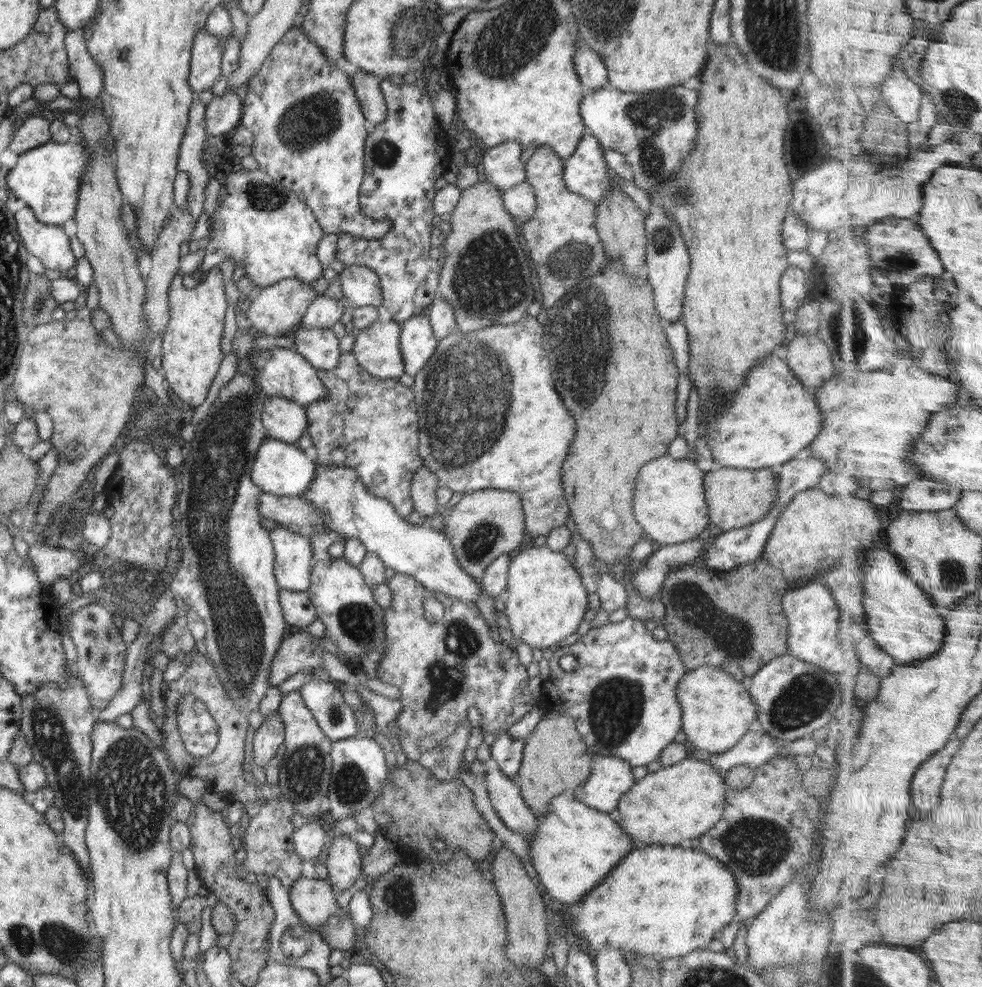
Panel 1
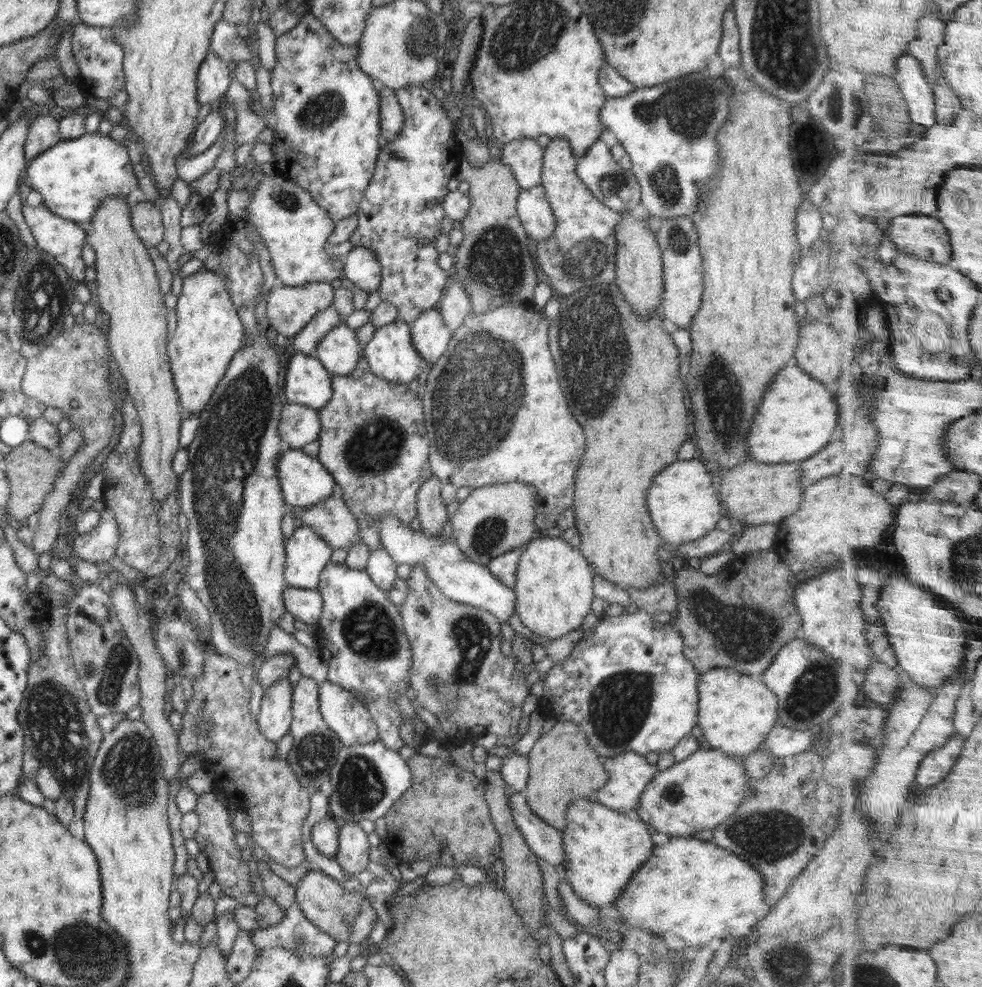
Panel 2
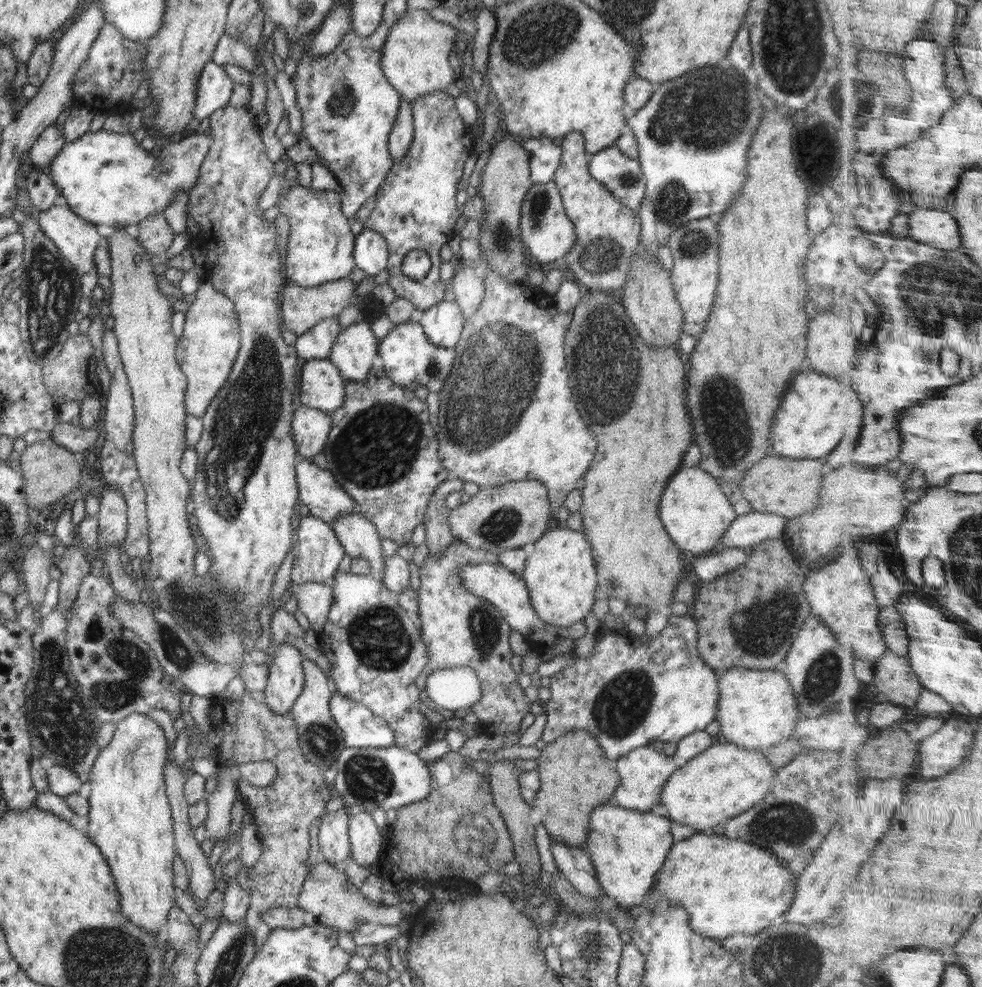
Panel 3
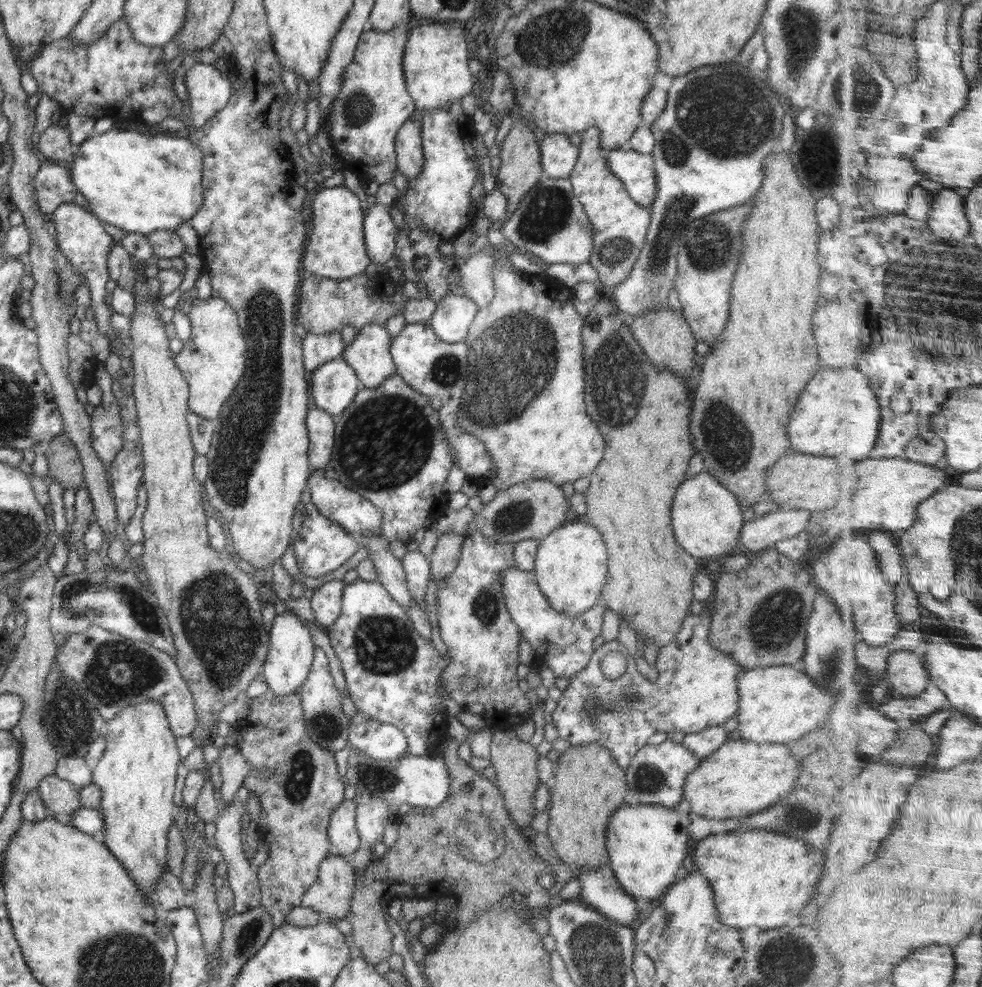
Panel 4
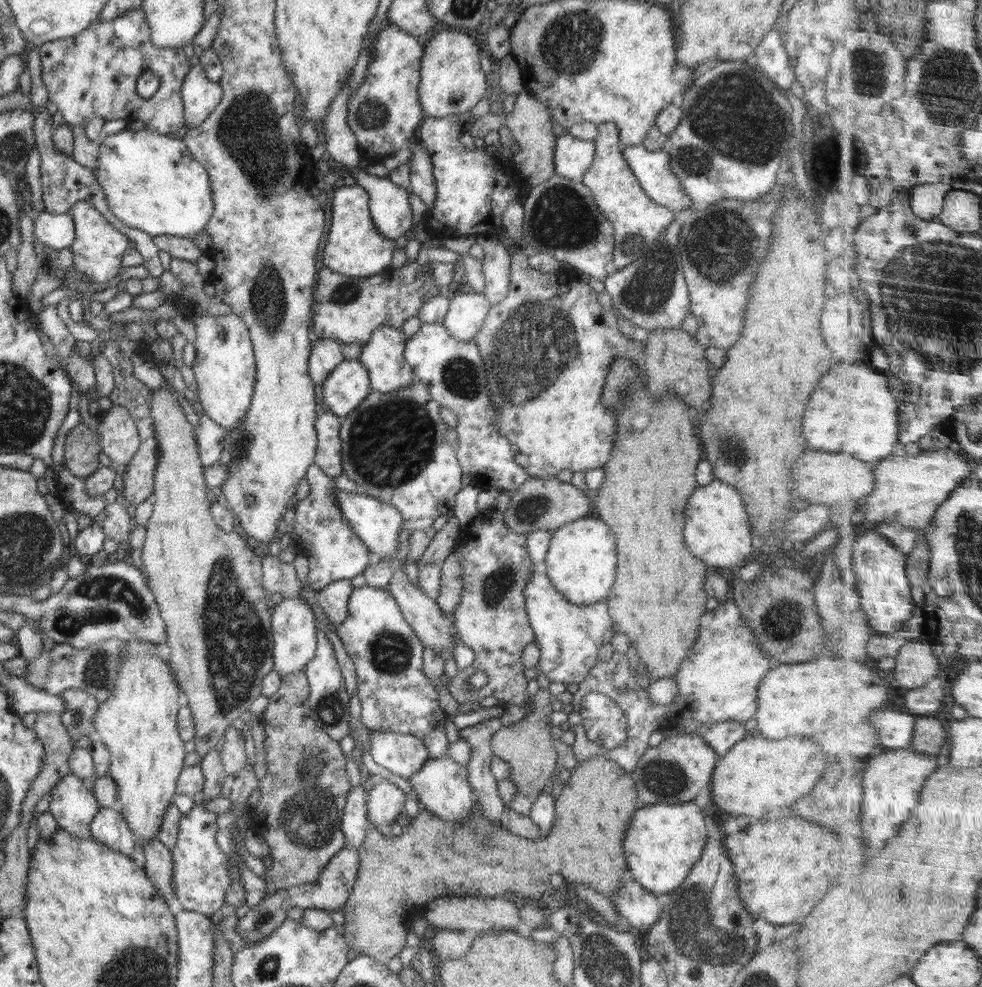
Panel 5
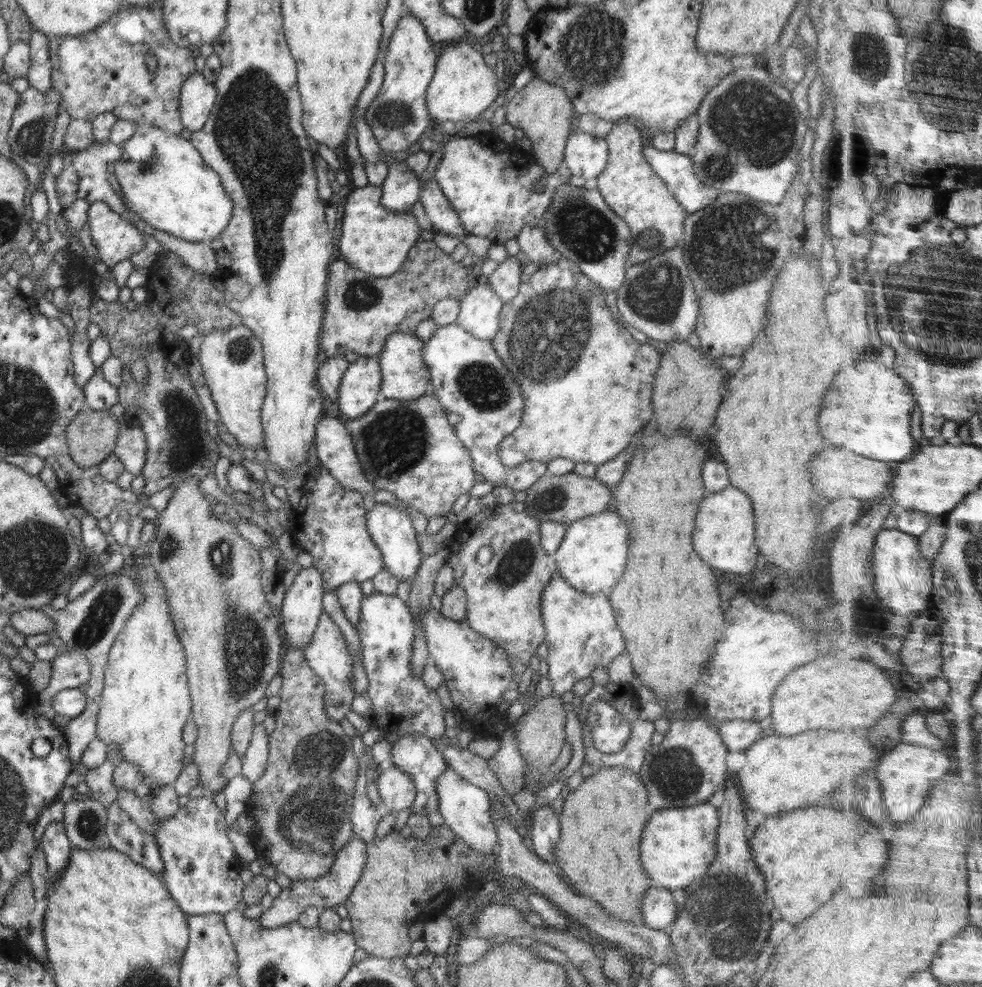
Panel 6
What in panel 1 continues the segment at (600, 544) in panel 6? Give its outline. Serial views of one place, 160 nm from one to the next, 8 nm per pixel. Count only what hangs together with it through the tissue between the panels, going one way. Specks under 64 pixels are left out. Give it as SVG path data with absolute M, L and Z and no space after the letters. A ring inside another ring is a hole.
M547 546L517 551L509 564L507 580L505 614L519 643L525 642L532 649L544 650L556 647L566 636L578 630L589 608L588 592L574 562L570 562L562 551L554 552Z

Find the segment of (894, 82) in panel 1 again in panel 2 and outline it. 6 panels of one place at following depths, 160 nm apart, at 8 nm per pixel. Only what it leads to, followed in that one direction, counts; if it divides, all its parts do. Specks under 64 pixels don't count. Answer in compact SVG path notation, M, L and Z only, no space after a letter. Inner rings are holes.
M909 53L899 60L896 82L907 100L908 116L913 120L916 132L919 132L920 126L930 128L936 125L937 98L928 82L923 62Z

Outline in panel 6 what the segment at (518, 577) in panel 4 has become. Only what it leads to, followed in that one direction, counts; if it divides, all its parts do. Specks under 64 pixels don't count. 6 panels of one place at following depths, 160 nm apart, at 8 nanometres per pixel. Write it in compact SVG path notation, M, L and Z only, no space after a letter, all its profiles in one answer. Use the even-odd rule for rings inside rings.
M553 576L541 598L542 622L546 629L544 642L549 646L546 678L560 697L578 680L588 678L596 666L607 667L625 652L625 640L617 627L609 597L602 593L586 594L576 591L561 576Z

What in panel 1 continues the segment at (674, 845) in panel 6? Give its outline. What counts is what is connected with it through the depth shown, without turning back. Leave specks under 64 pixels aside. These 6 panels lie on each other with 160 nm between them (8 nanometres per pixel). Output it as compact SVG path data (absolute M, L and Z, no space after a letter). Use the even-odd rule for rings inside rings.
M569 794L552 798L552 804L544 816L538 815L538 828L536 834L528 839L530 845L530 857L532 866L538 874L542 892L548 896L562 902L568 906L581 902L581 898L595 886L612 870L614 866L636 848L633 838L616 823L611 814L604 813L576 801Z

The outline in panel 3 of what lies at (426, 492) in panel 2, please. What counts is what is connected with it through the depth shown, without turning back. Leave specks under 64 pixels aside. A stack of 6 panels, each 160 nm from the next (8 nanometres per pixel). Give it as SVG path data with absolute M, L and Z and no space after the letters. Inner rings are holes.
M446 478L434 489L429 496L423 523L425 528L425 544L430 555L439 555L456 538L451 533L449 525L450 509L445 503L448 493L461 491L466 481L459 478Z

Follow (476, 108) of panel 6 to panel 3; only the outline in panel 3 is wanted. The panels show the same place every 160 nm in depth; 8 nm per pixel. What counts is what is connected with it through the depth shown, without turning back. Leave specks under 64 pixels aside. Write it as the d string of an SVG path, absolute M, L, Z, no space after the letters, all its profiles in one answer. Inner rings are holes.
M407 7L385 38L384 48L381 48L381 69L402 99L416 102L419 96L444 90L454 83L454 69L448 63L448 55L453 50L459 51L460 47L460 33L449 23L435 20L427 10Z

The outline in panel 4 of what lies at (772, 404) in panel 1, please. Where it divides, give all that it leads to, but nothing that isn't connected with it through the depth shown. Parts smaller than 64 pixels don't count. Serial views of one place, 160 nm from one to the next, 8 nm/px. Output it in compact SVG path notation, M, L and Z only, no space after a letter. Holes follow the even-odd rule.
M818 368L816 376L804 386L788 422L788 438L796 452L814 454L818 457L856 456L856 458L870 458L872 450L880 442L880 424L882 424L882 408L874 390L870 388L870 380L858 368L846 370L830 370Z

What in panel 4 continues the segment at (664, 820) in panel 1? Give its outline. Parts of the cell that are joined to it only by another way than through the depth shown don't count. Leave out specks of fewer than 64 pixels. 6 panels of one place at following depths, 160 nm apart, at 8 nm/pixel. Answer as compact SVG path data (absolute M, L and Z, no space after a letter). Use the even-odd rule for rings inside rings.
M735 736L727 740L722 746L712 751L699 762L699 765L687 776L684 784L684 800L690 803L690 813L706 817L708 819L739 819L758 814L761 810L770 808L777 800L788 796L792 787L796 784L799 766L793 758L792 752L786 743L756 743L737 738Z

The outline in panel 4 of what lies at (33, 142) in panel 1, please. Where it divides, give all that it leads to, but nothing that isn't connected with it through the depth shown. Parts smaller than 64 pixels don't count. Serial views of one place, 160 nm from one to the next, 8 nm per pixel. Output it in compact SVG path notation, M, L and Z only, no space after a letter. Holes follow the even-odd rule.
M60 124L50 125L39 136L35 147L39 157L56 163L68 163L73 158L69 131Z

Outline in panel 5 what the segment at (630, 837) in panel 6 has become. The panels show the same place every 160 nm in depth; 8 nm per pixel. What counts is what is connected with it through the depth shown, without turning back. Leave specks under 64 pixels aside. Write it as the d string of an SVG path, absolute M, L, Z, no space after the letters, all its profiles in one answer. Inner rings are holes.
M597 754L592 758L579 761L575 768L572 769L568 782L566 782L562 788L562 794L560 794L558 800L555 800L555 818L552 824L552 830L540 839L532 840L524 838L516 833L512 833L506 828L502 830L502 828L494 826L492 822L488 822L488 820L482 816L478 803L474 805L472 812L470 812L470 816L468 816L462 824L452 824L452 822L446 822L446 820L442 820L438 816L430 814L428 811L420 810L416 818L411 820L410 825L403 827L403 832L400 836L389 835L389 837L386 837L386 835L382 835L379 832L379 827L371 825L363 844L357 849L358 857L360 858L357 879L354 883L351 895L342 908L342 912L346 918L343 924L344 928L346 928L343 937L350 949L353 948L356 952L359 952L360 955L371 956L378 962L388 964L394 956L400 954L402 950L407 949L406 936L408 935L408 930L406 928L406 916L408 917L408 910L416 908L416 916L421 916L421 922L425 923L423 920L424 916L422 916L422 912L426 910L425 904L436 897L442 897L446 892L448 892L448 894L457 894L456 896L458 897L478 897L484 899L518 895L525 898L527 901L540 904L542 895L546 892L546 889L549 888L549 878L553 873L558 873L560 876L563 876L567 887L583 884L584 887L594 888L597 892L600 892L600 894L612 898L621 887L621 882L624 879L633 878L628 868L628 863L626 863L623 840L626 830L628 830L628 826L630 826L630 822L632 822L633 813L640 805L641 803L639 802L636 787L634 787L634 781L632 781L630 773L626 772L617 762Z

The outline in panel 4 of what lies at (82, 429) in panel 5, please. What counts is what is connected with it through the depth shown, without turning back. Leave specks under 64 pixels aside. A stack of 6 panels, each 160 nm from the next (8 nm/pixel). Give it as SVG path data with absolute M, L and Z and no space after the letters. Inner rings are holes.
M64 433L50 440L50 448L45 453L48 460L48 476L57 480L62 488L76 488L83 485L83 466L78 449L72 445Z

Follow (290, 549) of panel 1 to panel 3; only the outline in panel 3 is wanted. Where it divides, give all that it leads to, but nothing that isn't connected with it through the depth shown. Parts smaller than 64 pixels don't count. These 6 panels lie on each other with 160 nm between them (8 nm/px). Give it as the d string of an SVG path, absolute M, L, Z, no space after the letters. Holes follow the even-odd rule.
M303 512L298 527L298 544L296 546L291 580L298 584L331 582L345 555L344 547L340 544L336 533L333 532L331 523Z

